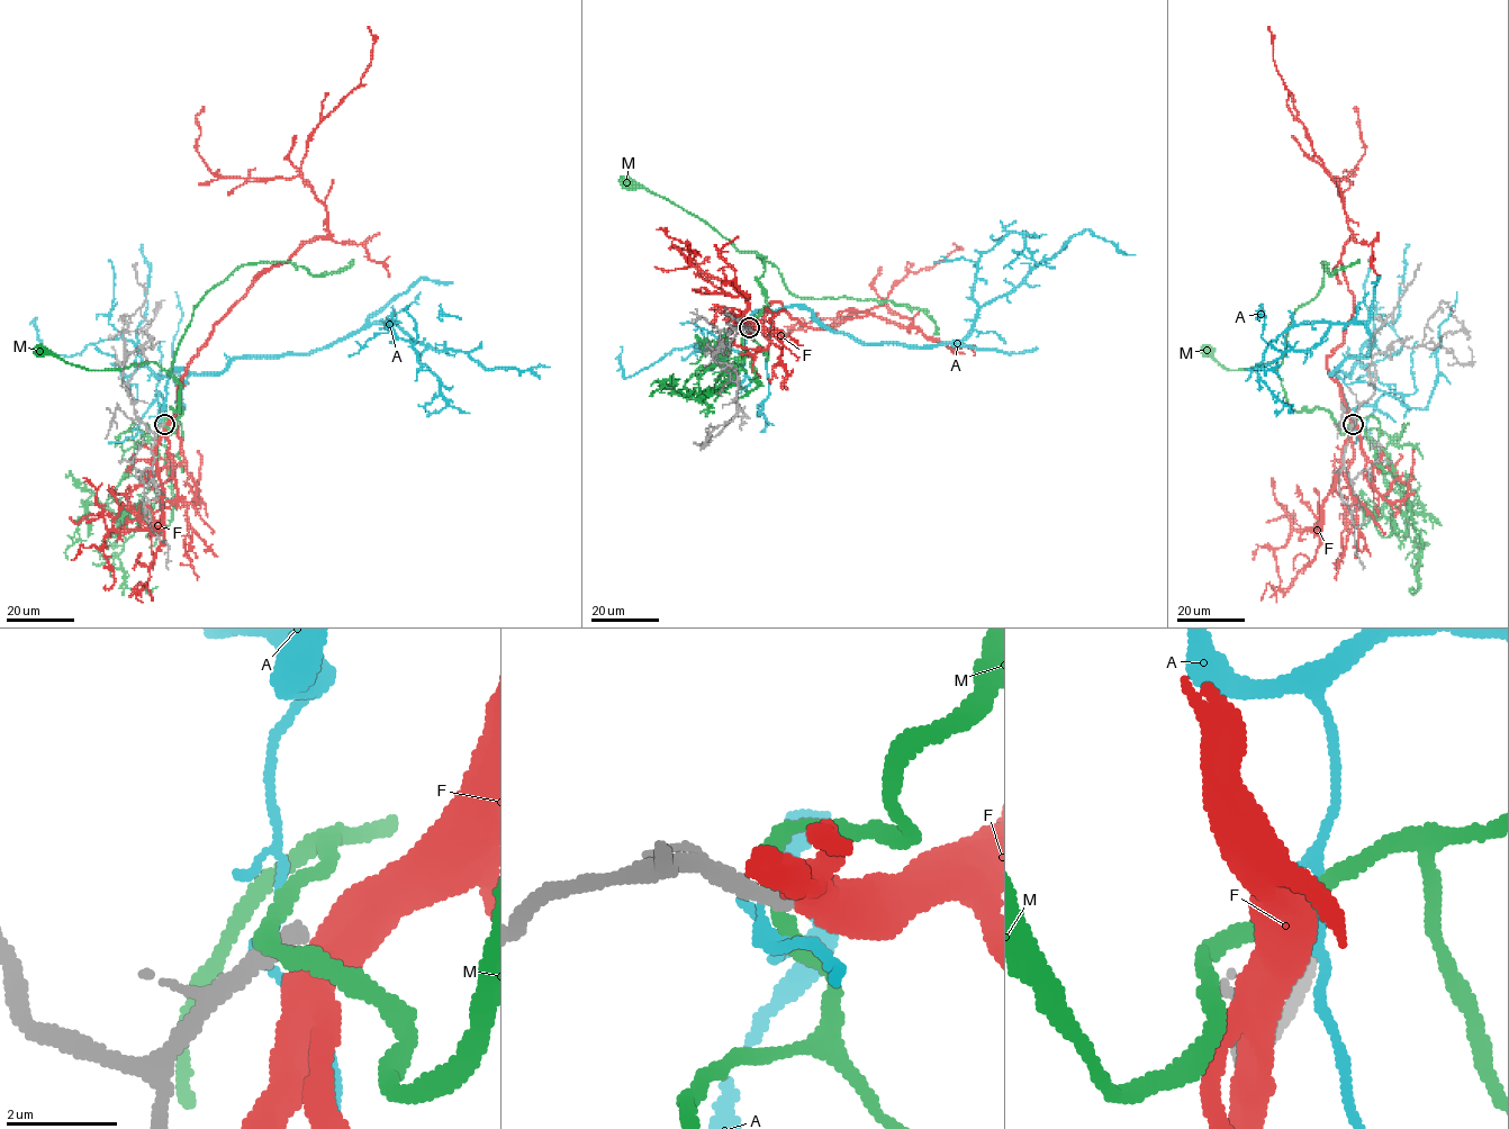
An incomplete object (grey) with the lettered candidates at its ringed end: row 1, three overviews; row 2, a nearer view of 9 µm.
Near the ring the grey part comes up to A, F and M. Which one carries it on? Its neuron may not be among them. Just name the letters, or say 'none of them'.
none of them

